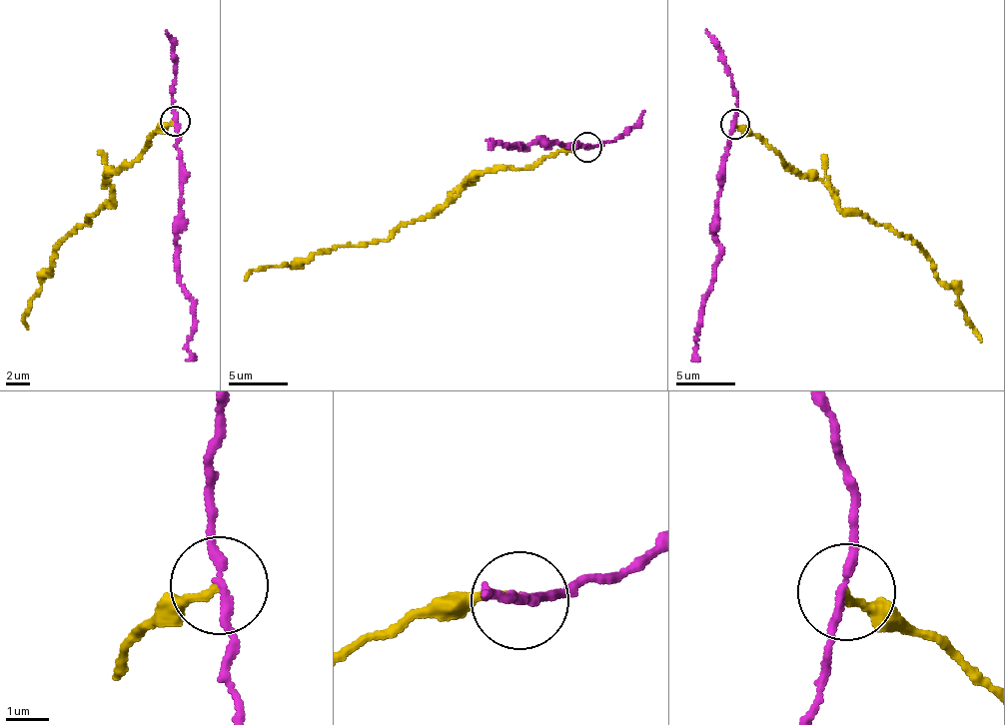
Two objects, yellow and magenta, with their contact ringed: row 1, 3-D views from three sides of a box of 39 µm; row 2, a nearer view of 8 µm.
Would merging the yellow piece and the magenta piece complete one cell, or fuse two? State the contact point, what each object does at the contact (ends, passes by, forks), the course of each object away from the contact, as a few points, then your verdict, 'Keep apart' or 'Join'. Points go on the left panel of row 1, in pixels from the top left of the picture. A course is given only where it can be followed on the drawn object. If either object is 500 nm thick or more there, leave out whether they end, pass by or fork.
Place: (175, 121). At the ring yellow ends. At the ring magenta passes by. Course of yellow: (175, 121), (158, 124), (131, 163), (108, 170), (113, 202), (55, 252), (27, 329). Course of magenta: (175, 119), (181, 191), (179, 279), (193, 304), (188, 351), (196, 360). Keep apart

